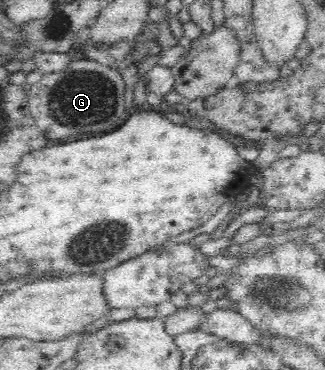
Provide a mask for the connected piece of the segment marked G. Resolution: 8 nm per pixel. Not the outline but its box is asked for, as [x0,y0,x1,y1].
[26,57,129,140]

